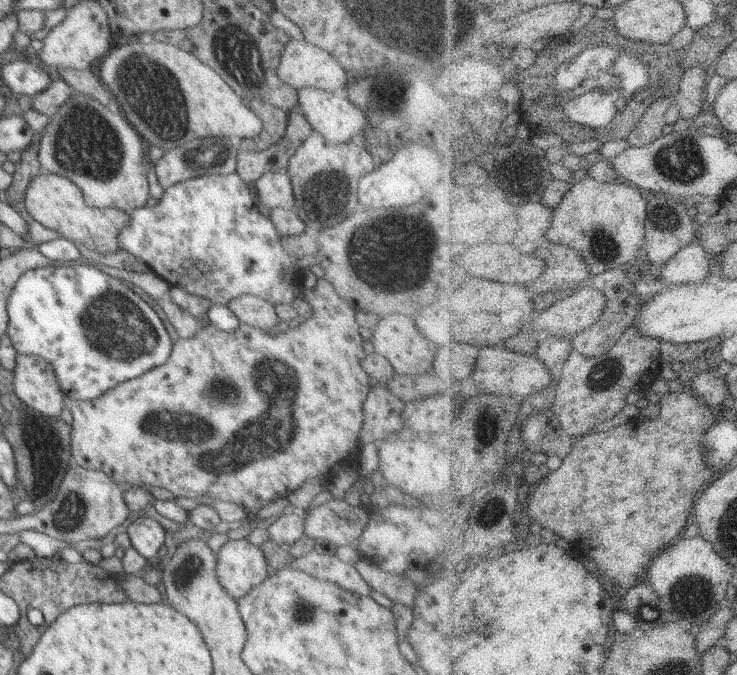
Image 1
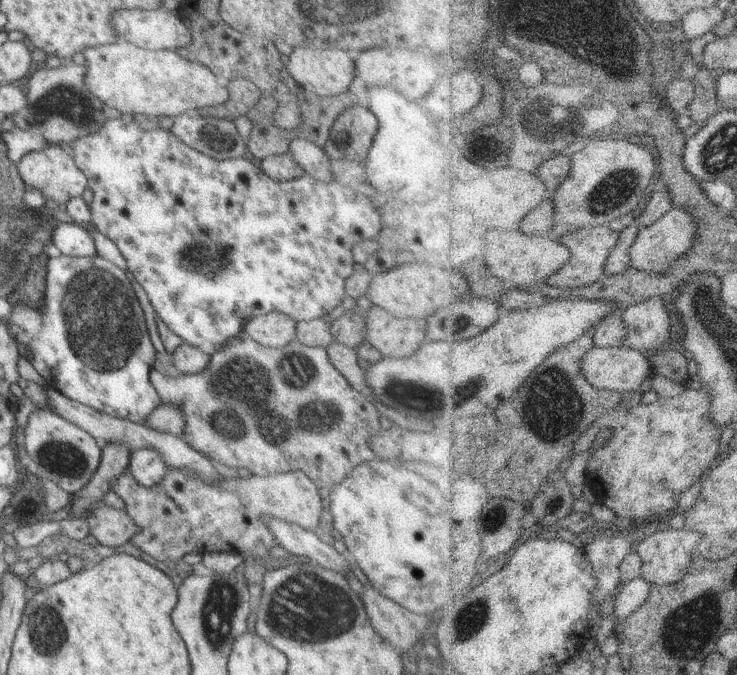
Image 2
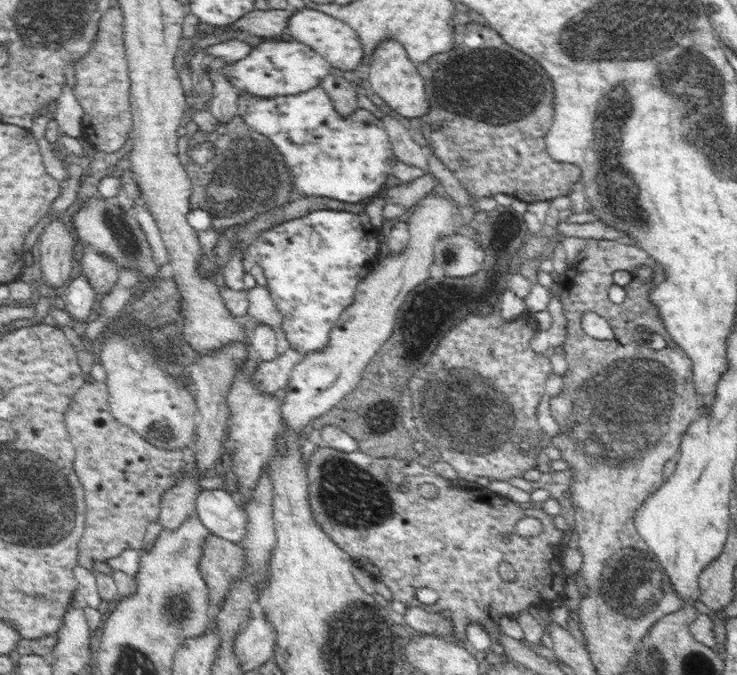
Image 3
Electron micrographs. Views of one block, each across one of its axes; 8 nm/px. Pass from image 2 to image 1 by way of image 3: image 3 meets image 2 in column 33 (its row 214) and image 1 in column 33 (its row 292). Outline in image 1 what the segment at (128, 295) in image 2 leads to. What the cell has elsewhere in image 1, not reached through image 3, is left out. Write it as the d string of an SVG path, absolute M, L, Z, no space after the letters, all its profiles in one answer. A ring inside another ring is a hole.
M54 264L53 266L44 266L43 268L34 268L24 272L20 279L14 284L12 294L8 296L6 302L6 310L8 314L7 334L12 340L12 345L18 355L40 356L46 362L52 364L52 370L58 380L60 390L67 398L78 399L82 401L95 400L100 398L102 394L116 388L118 384L126 382L126 380L138 378L142 374L147 374L152 371L152 368L158 368L165 364L172 354L173 341L171 340L162 320L152 308L134 293L124 281L116 279L105 272L101 272L98 268L89 265L75 264Z

